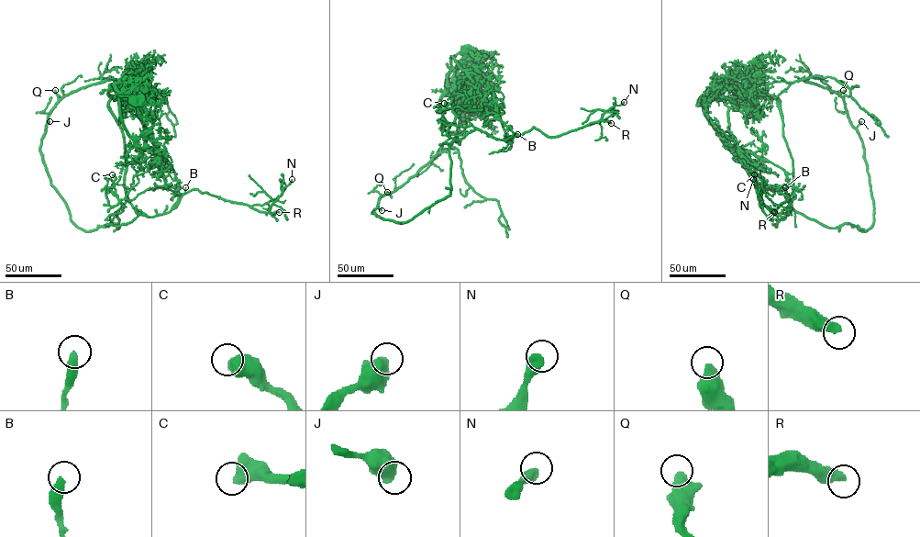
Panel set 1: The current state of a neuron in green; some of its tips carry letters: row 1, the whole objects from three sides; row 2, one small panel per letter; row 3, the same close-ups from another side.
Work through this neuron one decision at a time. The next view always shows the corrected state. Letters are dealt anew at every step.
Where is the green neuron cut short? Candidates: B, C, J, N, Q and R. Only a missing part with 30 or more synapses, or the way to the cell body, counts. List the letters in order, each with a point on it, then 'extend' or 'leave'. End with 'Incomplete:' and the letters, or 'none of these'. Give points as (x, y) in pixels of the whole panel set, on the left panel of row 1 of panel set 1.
B: place (185, 187); extend
C: place (112, 174); leave
J: place (49, 121); leave
N: place (292, 179); leave
Q: place (55, 90); leave
R: place (279, 212); leave
Incomplete: B

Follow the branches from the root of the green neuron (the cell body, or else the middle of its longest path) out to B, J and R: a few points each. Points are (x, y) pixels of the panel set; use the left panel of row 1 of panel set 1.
B: (133, 101), (114, 84), (108, 93), (123, 136), (127, 200), (153, 217), (175, 208), (185, 187)
J: (133, 101), (114, 84), (127, 106), (138, 107), (119, 82), (105, 80), (64, 96), (49, 121)
R: (133, 101), (114, 84), (108, 93), (123, 136), (125, 193), (134, 207), (161, 215), (198, 189), (279, 212)

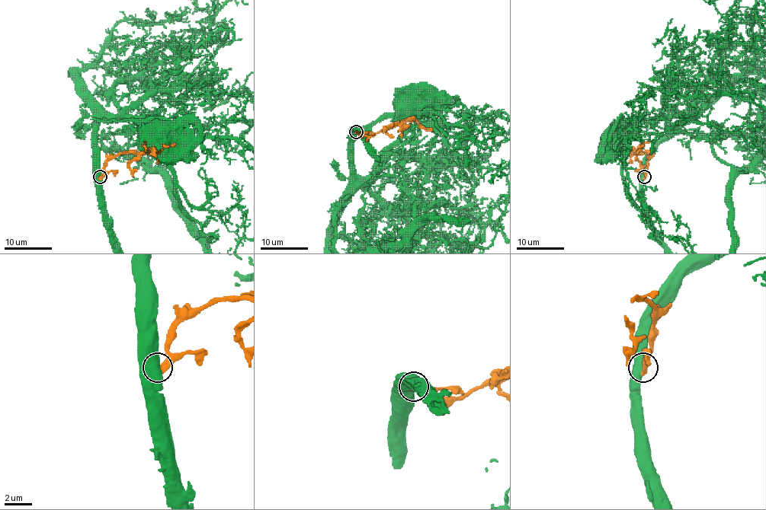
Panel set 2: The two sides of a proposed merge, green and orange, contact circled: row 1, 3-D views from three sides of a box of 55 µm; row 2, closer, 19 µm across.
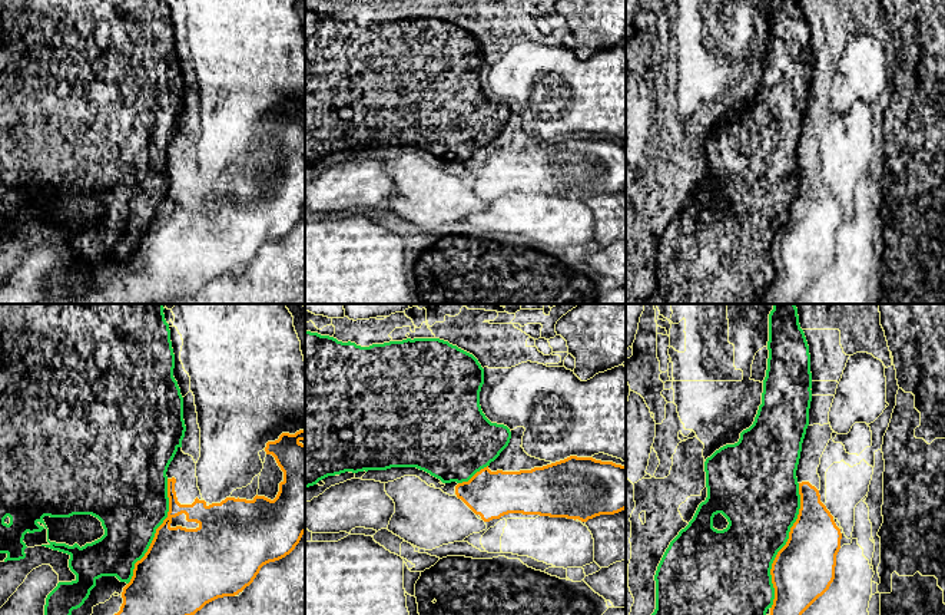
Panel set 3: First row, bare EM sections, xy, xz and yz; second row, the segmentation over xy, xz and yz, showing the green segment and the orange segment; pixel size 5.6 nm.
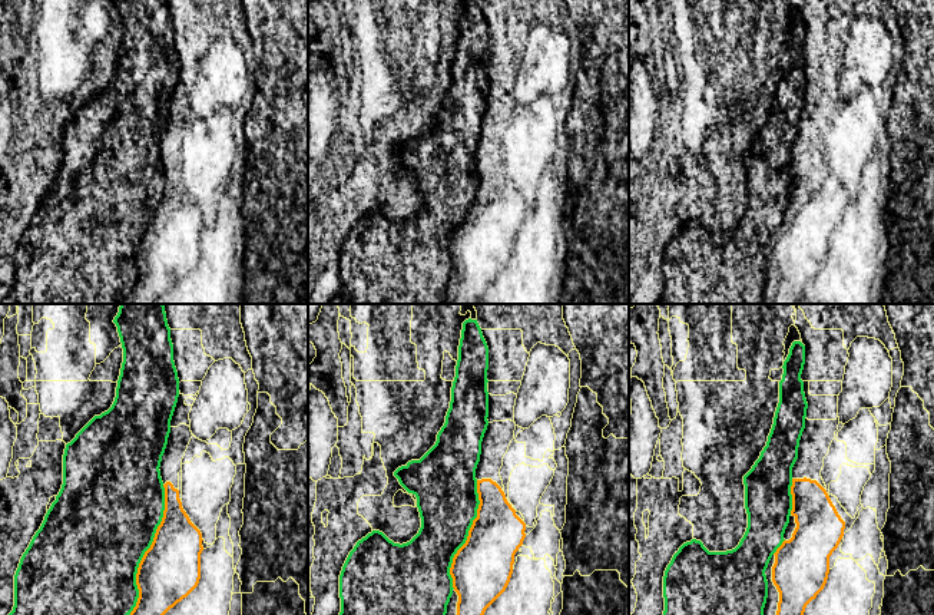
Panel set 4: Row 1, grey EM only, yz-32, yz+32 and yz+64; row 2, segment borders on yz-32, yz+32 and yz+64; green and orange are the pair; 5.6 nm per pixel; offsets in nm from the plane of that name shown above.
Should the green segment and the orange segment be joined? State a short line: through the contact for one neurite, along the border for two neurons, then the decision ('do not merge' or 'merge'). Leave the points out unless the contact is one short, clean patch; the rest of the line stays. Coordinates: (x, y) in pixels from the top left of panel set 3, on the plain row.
do not merge

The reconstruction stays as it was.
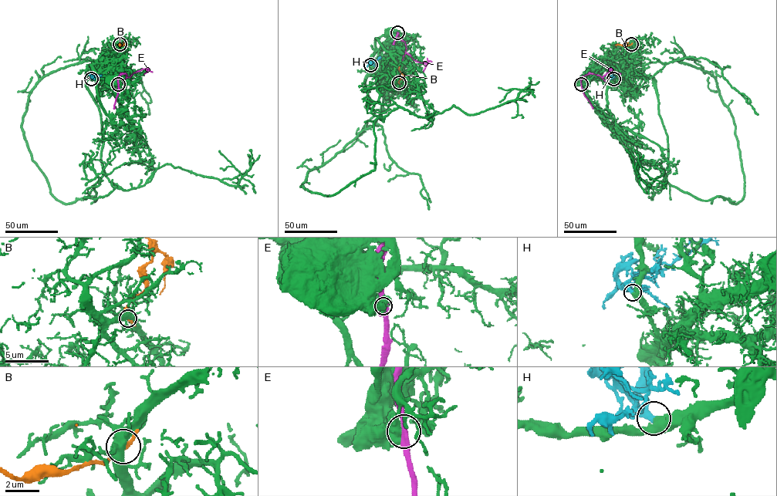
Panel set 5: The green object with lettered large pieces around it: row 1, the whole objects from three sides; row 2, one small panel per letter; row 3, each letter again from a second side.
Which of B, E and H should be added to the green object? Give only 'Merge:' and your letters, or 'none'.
Merge: H

